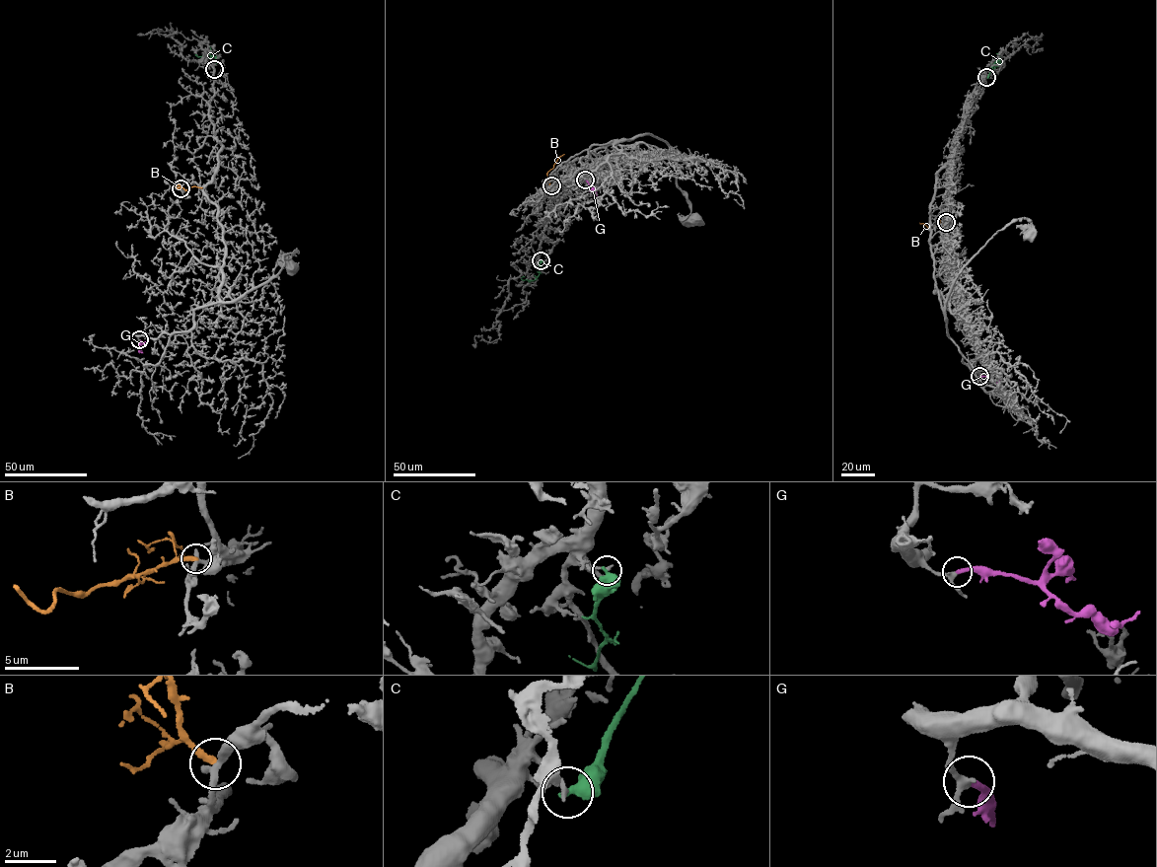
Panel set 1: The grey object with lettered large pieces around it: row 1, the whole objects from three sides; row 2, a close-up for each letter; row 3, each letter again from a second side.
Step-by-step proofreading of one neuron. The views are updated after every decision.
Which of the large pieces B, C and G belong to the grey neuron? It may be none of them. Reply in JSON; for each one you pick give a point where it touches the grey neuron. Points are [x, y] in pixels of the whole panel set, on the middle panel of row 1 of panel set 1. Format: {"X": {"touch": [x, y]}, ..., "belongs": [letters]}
{"G": {"touch": [585, 180]}, "belongs": ["G"]}

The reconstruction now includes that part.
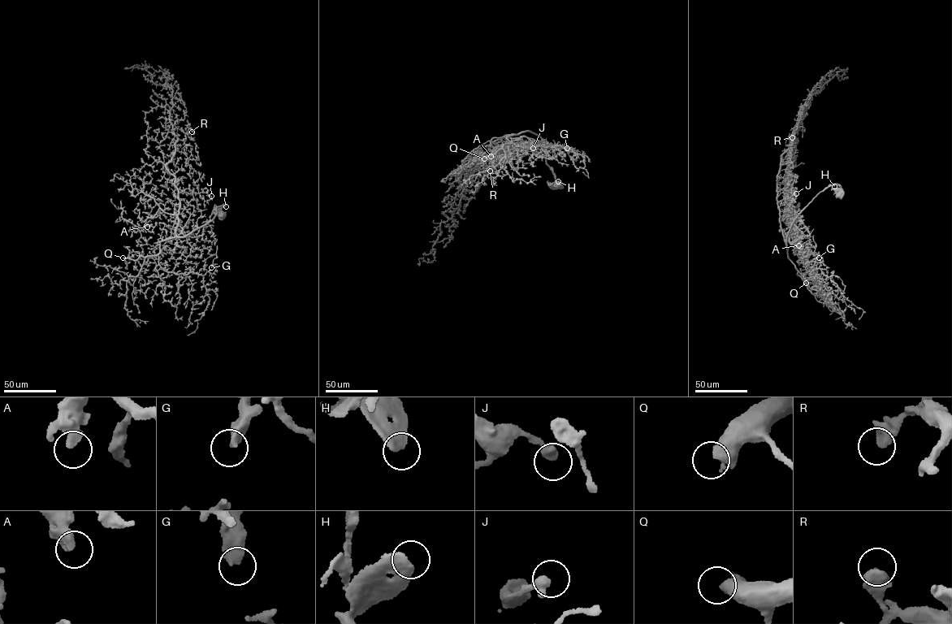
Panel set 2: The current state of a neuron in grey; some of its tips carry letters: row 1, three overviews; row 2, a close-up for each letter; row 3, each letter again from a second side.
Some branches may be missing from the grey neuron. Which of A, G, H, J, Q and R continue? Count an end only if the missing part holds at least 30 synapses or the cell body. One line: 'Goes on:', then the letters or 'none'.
Goes on: Q

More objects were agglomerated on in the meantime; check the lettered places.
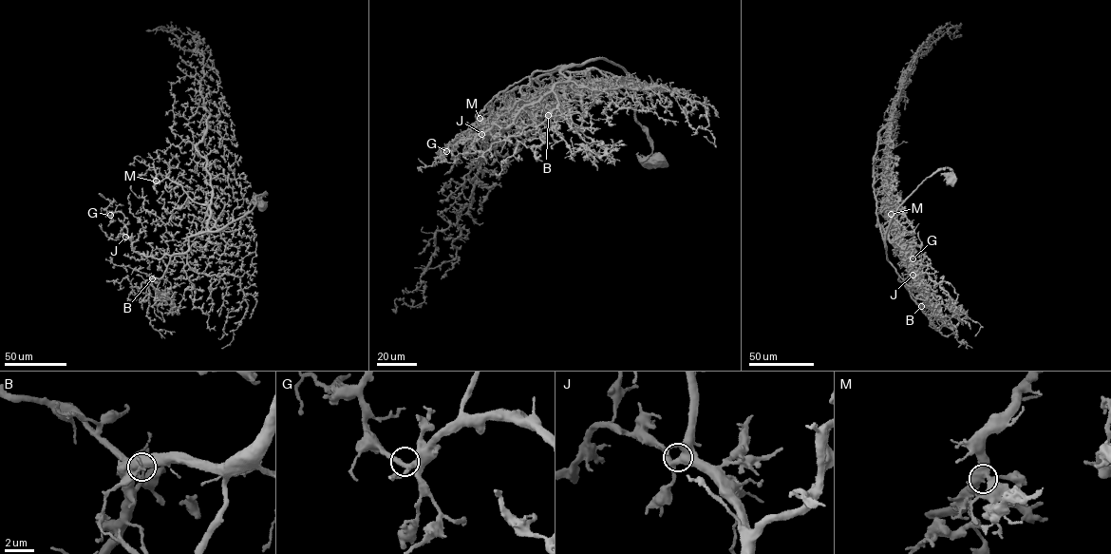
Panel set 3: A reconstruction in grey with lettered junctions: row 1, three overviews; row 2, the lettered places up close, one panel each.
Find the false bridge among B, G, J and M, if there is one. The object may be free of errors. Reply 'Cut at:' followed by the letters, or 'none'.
Cut at: B

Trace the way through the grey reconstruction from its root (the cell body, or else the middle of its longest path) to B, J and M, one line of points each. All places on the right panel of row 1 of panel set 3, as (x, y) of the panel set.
B: (952, 181), (953, 173), (949, 168), (939, 168), (929, 177), (896, 208), (884, 237), (889, 261), (921, 306)
J: (952, 181), (951, 170), (939, 168), (892, 217), (884, 237), (886, 256), (909, 290), (916, 285), (913, 275)
M: (952, 181), (951, 170), (942, 167), (922, 181), (892, 217), (886, 247), (876, 215), (882, 209), (891, 214)

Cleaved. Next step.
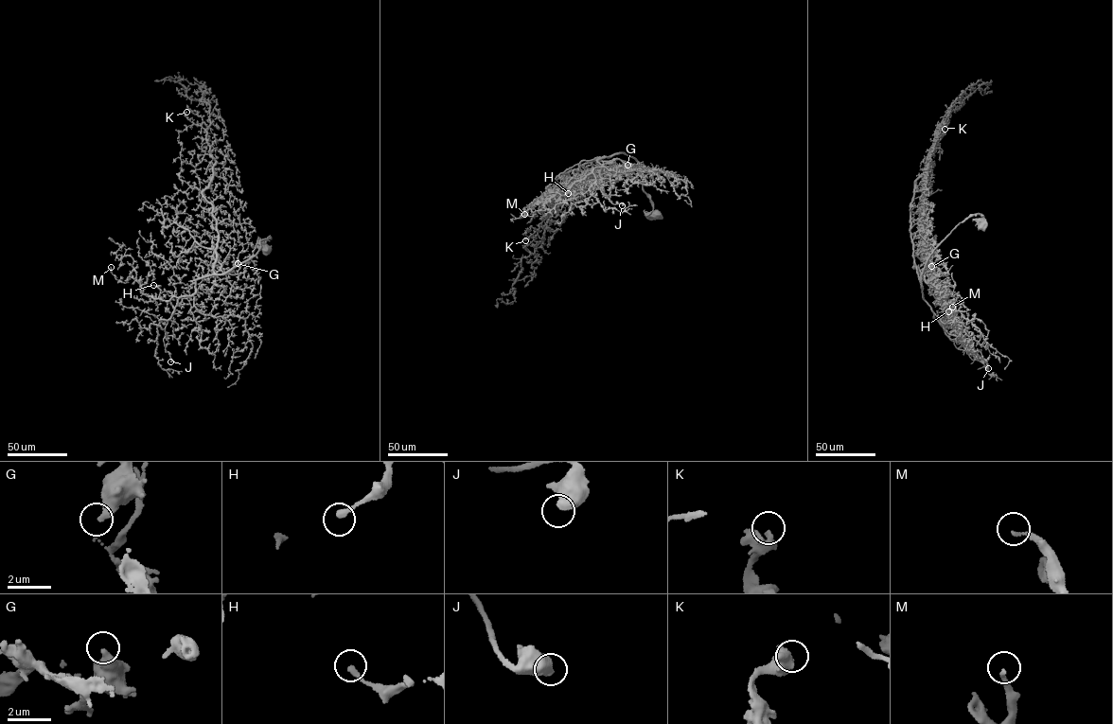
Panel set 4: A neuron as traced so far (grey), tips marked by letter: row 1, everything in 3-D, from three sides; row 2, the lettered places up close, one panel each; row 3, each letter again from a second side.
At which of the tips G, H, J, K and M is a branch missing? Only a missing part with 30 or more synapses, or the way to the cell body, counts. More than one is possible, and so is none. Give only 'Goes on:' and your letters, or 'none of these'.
Goes on: none of these

